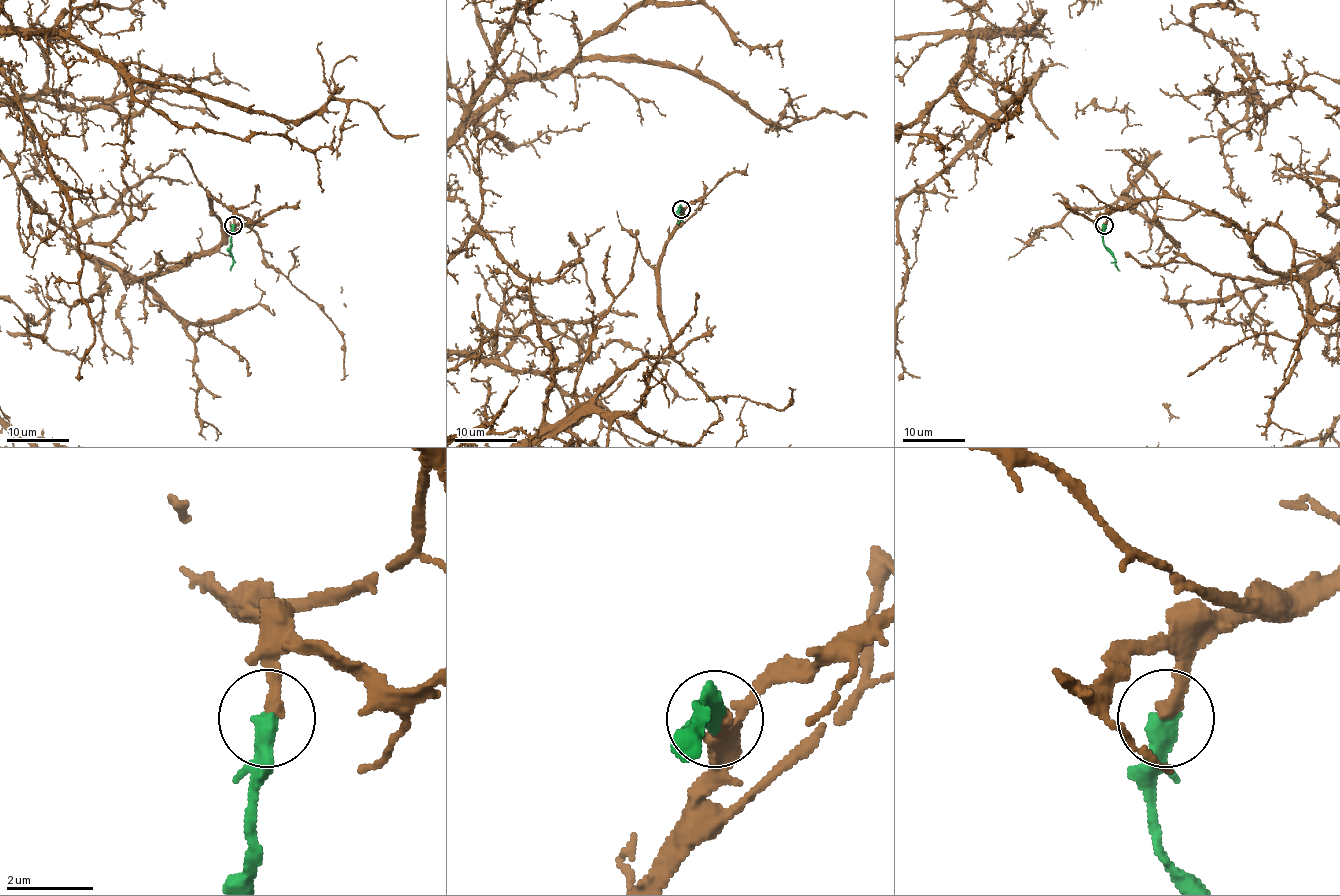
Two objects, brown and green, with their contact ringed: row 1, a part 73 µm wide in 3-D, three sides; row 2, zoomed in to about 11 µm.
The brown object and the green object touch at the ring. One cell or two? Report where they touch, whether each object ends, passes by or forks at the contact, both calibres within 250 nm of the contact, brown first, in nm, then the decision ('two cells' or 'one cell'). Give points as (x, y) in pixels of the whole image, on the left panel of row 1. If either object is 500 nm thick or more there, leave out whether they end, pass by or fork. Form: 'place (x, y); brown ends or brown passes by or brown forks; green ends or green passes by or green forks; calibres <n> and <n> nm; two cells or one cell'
place (233, 225); brown ends; green ends; calibres 320 and 480 nm; one cell

